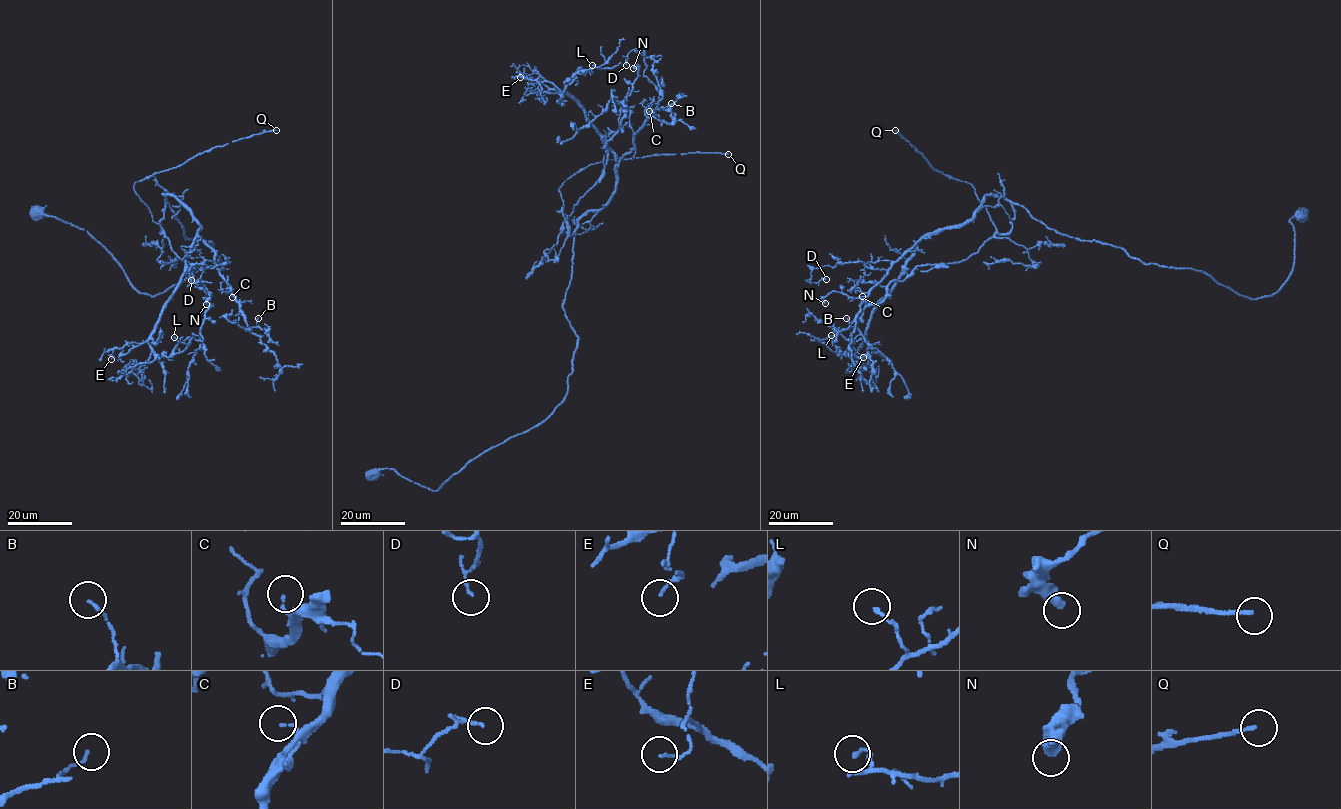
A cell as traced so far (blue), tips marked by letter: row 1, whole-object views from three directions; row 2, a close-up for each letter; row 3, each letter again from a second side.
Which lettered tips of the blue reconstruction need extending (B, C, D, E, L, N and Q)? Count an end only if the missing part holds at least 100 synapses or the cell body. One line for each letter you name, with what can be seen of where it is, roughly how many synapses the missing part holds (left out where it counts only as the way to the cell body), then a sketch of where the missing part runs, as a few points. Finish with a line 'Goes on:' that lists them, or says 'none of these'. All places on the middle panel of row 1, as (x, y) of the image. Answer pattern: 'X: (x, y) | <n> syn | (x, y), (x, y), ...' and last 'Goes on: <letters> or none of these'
Q: (728, 154) | 120 syn
Goes on: Q

